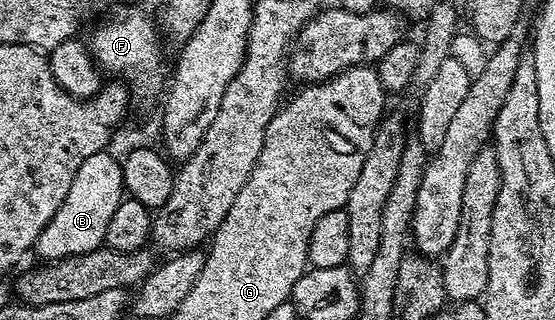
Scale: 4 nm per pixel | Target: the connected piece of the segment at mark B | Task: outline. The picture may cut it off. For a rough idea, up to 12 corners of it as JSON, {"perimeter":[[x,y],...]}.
{"perimeter":[[93,154],[37,239],[47,262],[102,247],[125,196],[121,163]]}

